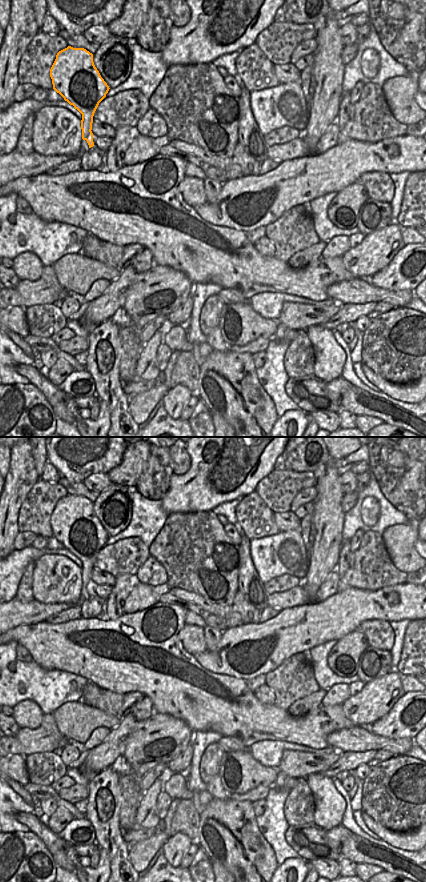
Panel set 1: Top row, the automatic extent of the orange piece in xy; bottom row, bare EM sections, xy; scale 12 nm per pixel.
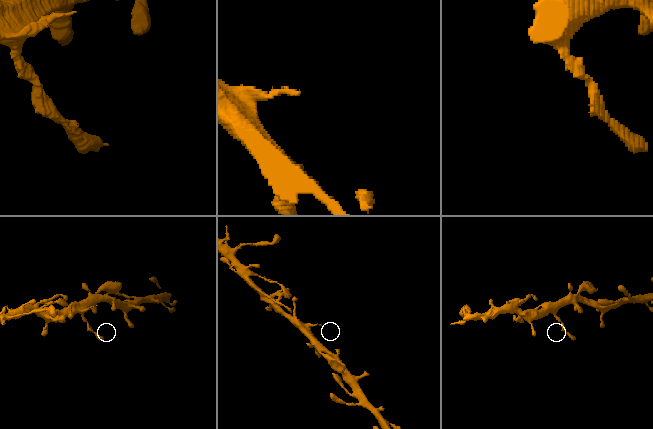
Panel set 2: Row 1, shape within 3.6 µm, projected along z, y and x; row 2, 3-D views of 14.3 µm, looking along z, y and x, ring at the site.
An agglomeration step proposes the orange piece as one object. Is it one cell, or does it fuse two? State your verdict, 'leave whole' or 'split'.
split

